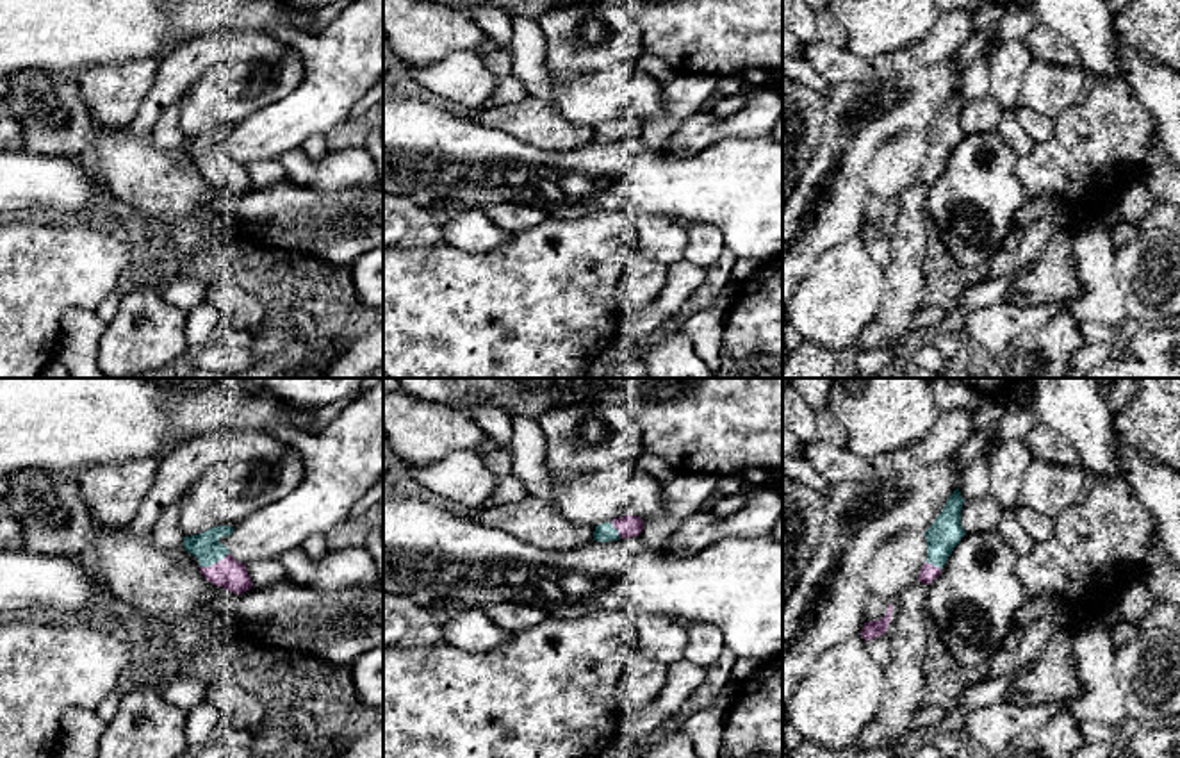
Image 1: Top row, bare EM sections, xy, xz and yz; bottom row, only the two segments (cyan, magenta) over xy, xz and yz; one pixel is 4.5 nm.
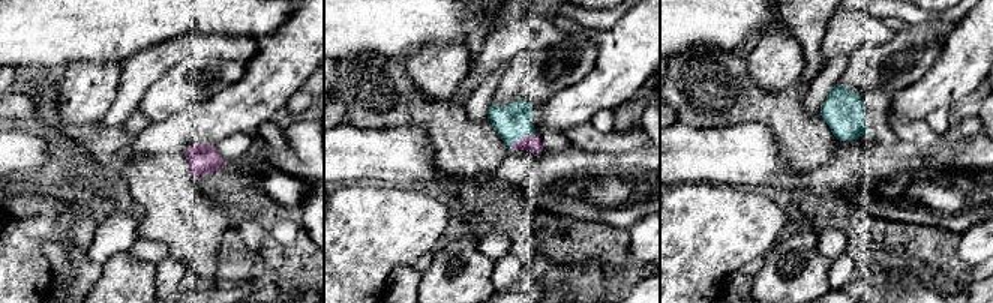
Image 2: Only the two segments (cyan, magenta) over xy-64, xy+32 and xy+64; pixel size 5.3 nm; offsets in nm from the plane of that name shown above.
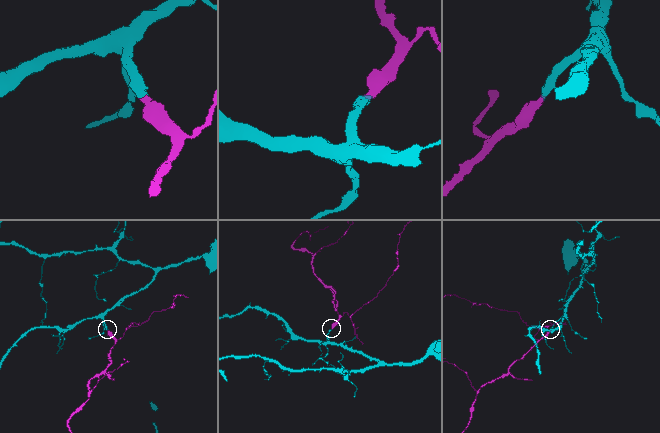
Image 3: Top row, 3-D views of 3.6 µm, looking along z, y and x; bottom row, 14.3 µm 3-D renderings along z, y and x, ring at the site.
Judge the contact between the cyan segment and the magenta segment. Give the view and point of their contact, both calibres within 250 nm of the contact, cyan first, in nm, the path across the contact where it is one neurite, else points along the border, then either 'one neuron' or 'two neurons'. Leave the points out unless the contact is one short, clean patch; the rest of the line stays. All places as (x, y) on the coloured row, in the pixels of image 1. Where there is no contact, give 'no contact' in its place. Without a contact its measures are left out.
xy (214, 562) | 130/140 nm | one neuron

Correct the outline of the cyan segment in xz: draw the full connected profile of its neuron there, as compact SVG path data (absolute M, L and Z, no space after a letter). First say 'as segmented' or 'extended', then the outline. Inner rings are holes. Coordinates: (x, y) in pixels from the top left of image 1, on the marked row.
extended; M624 515L620 519L613 519L611 523L602 523L595 526L594 540L610 542L619 539L638 537L643 530L643 521L636 515Z

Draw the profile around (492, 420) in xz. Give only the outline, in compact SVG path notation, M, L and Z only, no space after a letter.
M474 405L463 410L485 432L487 437L508 448L513 437L513 419L501 407Z

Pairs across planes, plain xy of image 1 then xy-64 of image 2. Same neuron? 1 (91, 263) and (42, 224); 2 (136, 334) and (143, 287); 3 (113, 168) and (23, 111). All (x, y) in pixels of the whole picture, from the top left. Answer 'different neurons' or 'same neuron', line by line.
1: same neuron
2: same neuron
3: different neurons

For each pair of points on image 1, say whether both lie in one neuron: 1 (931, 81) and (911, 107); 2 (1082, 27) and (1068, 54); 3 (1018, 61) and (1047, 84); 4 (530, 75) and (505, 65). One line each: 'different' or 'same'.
1: same
2: different
3: different
4: different

